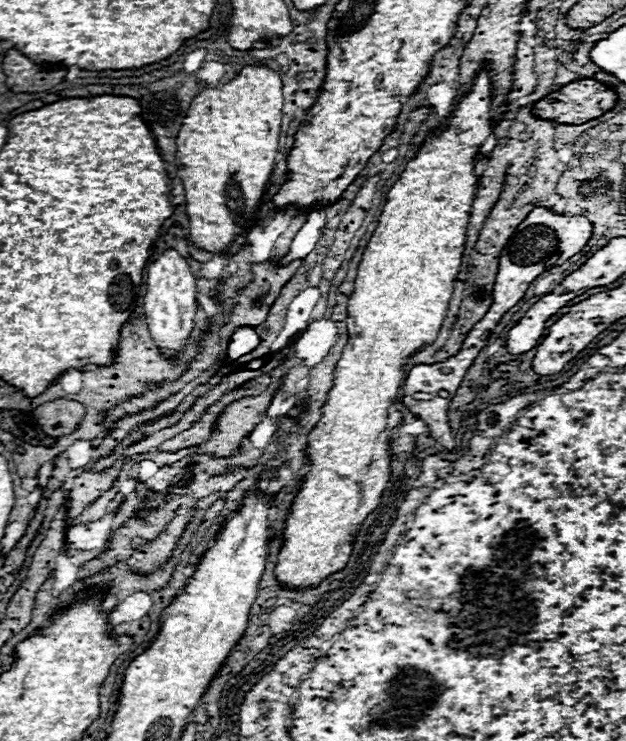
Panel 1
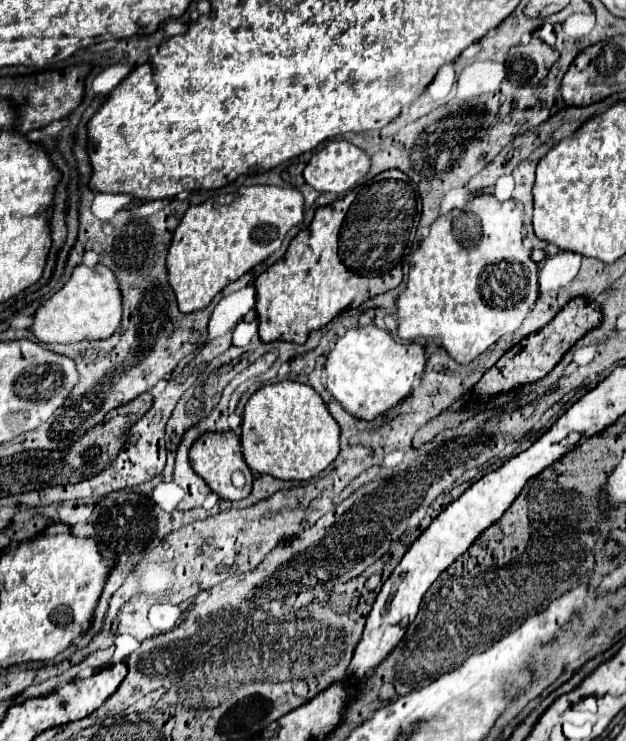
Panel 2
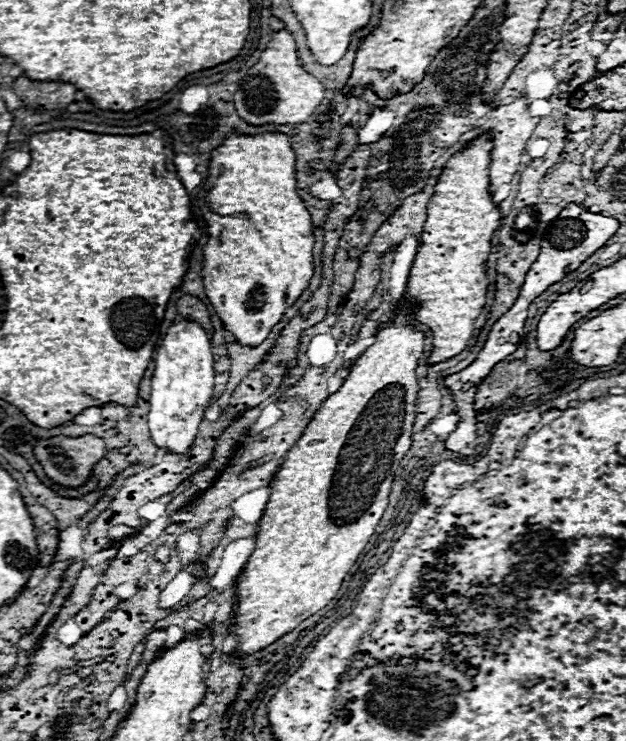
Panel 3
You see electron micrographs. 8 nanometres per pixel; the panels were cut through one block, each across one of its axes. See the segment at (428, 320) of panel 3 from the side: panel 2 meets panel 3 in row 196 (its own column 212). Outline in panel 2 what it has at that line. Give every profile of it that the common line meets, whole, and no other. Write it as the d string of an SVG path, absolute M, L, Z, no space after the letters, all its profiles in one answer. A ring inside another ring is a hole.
M204 432L198 436L198 440L190 446L188 454L192 470L202 476L202 480L210 486L212 492L216 492L224 500L242 500L252 492L252 470L246 466L242 448L240 448L240 438L232 432ZM234 474L236 474L236 484L234 484Z

